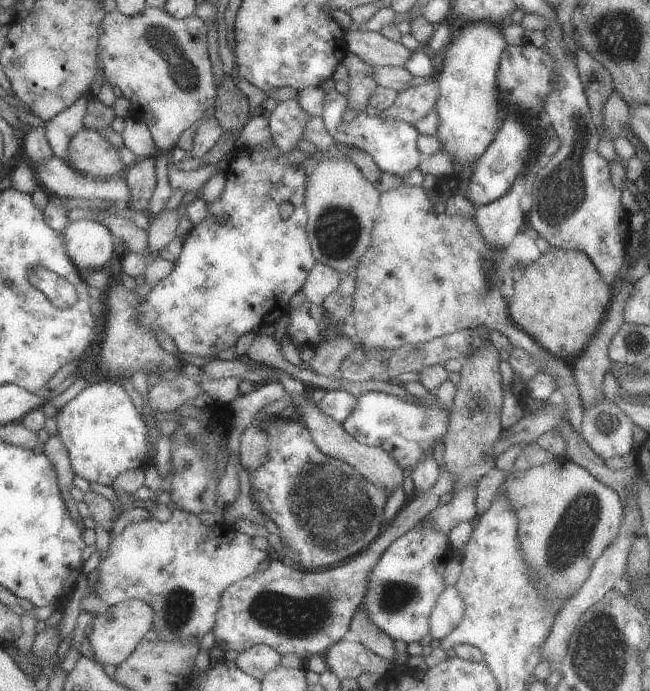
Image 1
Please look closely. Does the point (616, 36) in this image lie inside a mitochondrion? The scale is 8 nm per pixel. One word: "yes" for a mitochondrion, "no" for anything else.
yes

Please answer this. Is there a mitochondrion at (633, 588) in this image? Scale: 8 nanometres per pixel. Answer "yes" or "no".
yes

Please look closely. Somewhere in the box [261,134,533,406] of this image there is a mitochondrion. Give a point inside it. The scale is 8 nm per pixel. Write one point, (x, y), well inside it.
(337, 229)

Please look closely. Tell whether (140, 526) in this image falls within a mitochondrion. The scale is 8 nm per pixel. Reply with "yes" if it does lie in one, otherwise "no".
no

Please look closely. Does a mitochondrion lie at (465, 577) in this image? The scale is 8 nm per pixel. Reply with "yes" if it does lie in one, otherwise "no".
no

